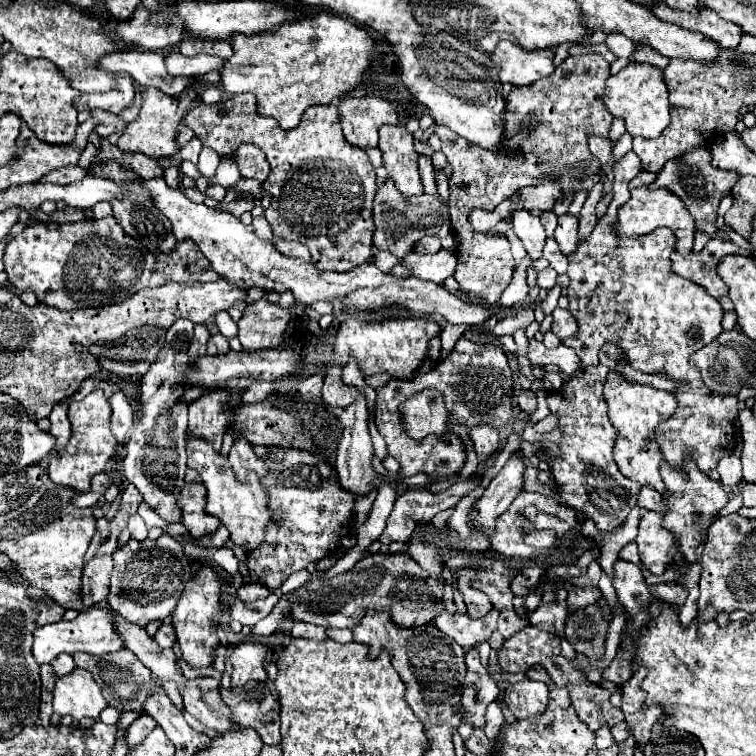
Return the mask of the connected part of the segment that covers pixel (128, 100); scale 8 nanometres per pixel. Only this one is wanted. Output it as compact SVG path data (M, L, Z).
M117 75L115 77L117 85L109 93L95 93L95 95L83 95L81 99L87 103L89 109L99 107L111 113L121 113L125 107L129 107L135 99L135 87L131 75Z

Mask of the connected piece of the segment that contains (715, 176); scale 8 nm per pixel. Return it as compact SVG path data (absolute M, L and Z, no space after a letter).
M701 147L701 149L695 149L679 159L673 159L667 163L667 167L663 167L659 173L657 173L657 179L655 183L651 183L649 187L667 187L671 189L673 193L677 193L685 207L689 209L689 213L693 215L695 219L695 225L699 231L715 237L715 231L717 231L717 209L719 209L719 201L731 193L733 185L737 183L739 175L735 171L721 171L721 169L715 169L711 163L711 153Z

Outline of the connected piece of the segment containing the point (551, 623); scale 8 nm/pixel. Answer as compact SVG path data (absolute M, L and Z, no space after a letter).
M555 591L555 603L541 603L529 617L529 623L549 631L563 635L563 625L567 619L567 607L563 607L563 591Z

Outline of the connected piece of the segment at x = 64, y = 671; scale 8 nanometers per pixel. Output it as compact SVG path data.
M67 653L59 655L59 657L55 659L55 663L51 663L51 665L53 665L53 669L55 669L55 675L57 675L57 677L69 675L69 671L73 671L73 669L75 669L73 657L71 657L71 655L67 655Z

